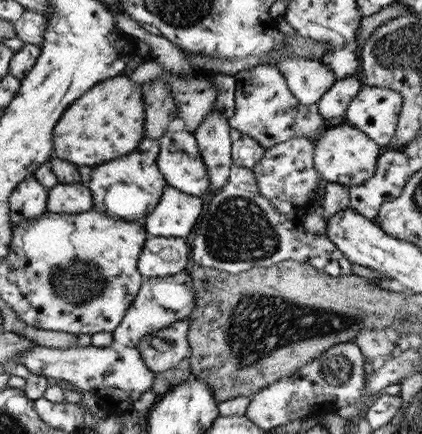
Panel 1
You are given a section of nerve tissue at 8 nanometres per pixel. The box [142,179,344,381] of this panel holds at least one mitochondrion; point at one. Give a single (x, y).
(237, 230)

